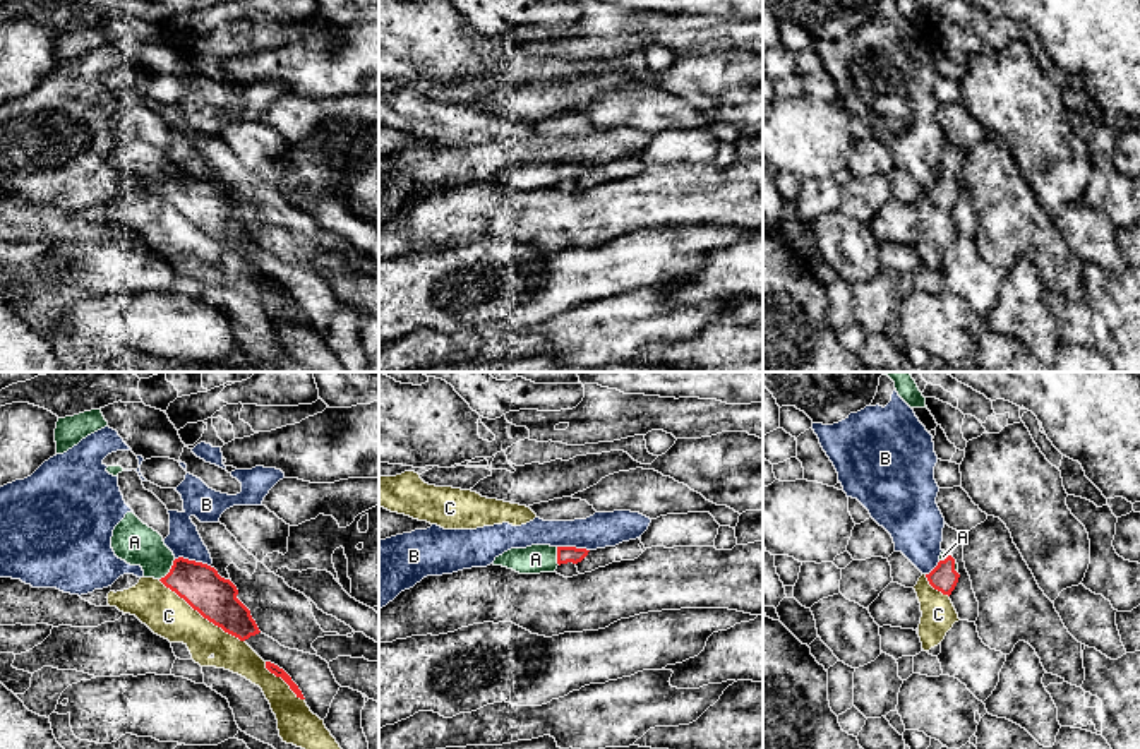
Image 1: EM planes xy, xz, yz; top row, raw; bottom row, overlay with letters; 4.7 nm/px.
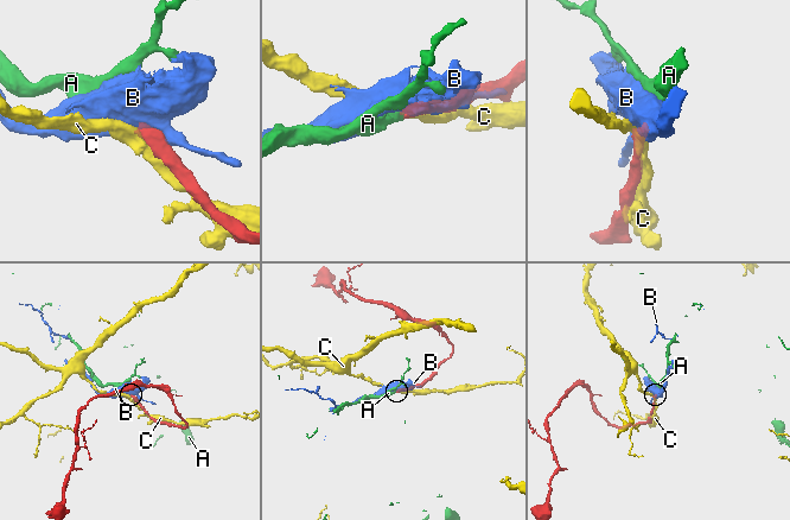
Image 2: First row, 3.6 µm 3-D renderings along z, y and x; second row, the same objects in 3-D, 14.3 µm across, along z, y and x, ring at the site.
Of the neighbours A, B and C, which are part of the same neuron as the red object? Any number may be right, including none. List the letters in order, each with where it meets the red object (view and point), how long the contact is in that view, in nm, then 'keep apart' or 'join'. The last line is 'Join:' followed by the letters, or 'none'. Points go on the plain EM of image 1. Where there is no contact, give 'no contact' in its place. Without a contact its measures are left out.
A: xy (170, 185) | 130 nm | join
B: xy (192, 177) | 170 nm | keep apart
C: xy (201, 230) | 500 nm | keep apart
Join: A

